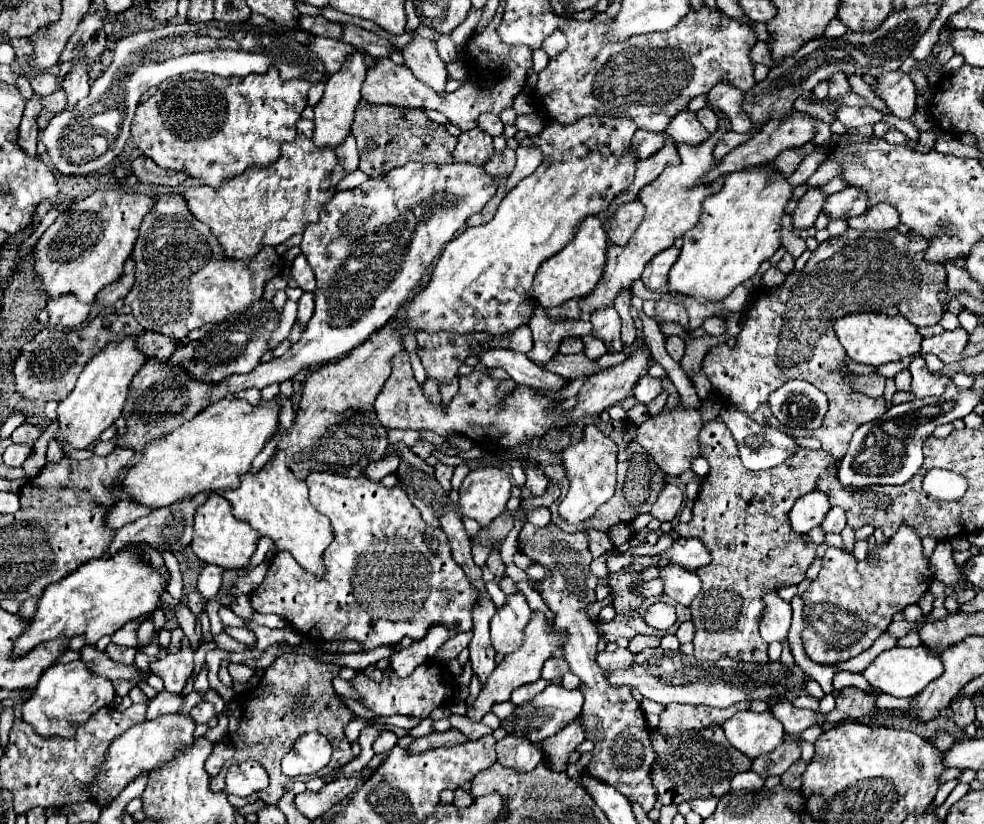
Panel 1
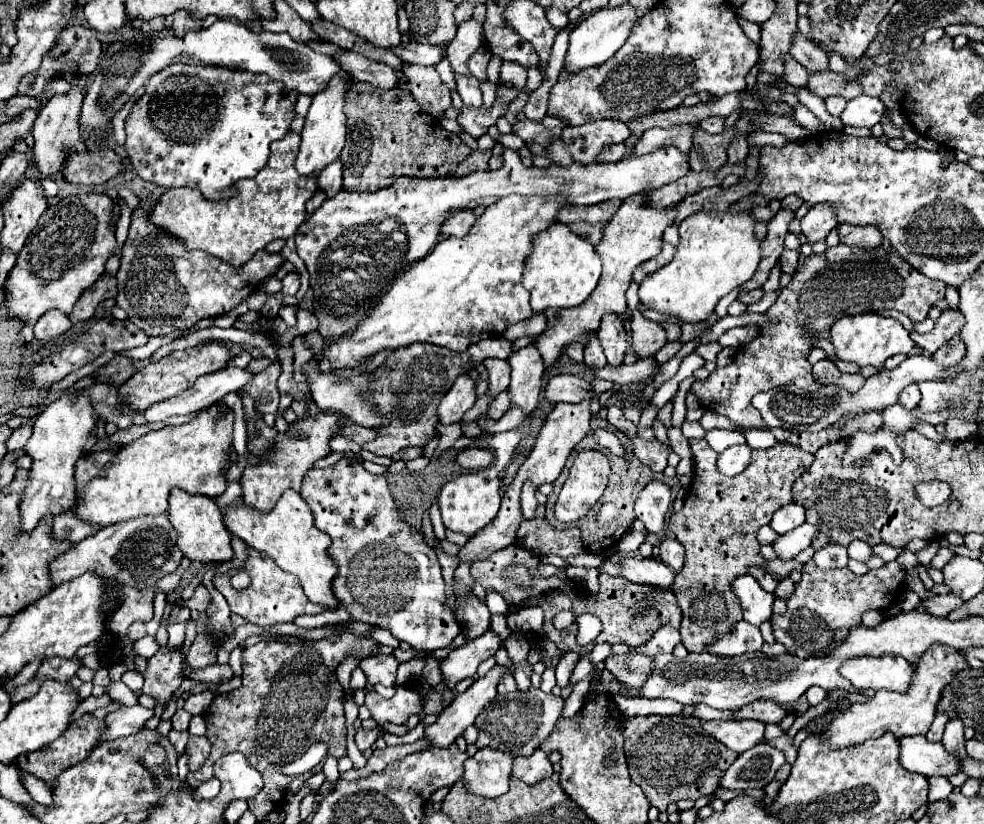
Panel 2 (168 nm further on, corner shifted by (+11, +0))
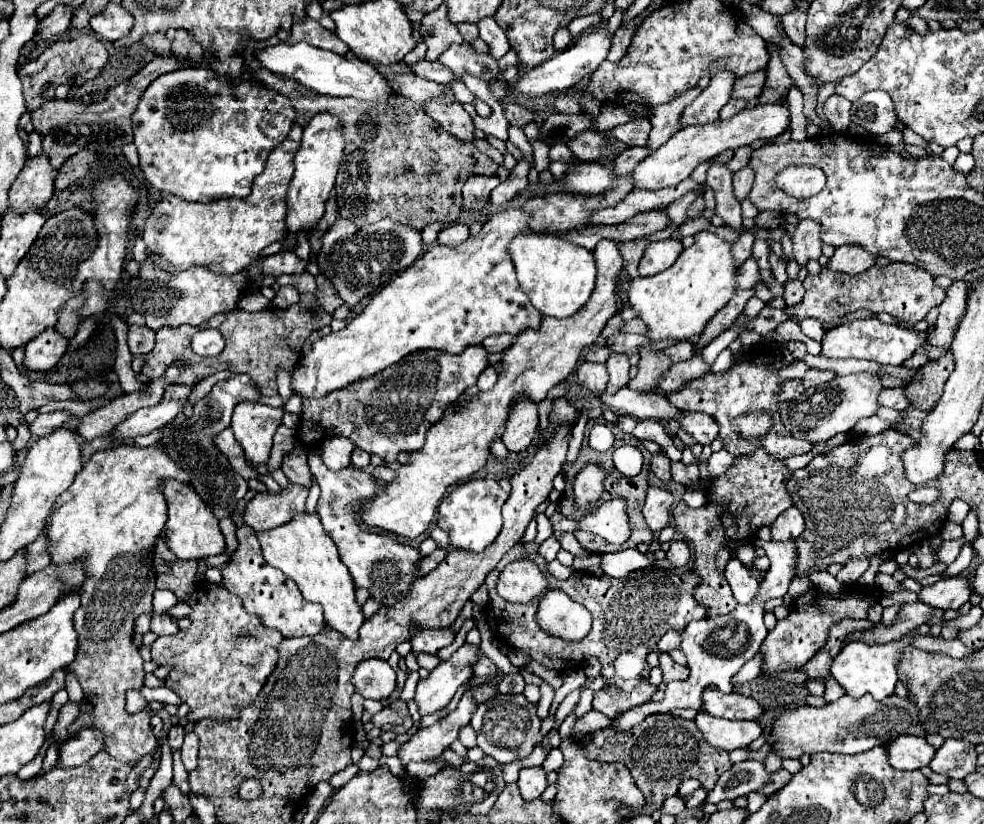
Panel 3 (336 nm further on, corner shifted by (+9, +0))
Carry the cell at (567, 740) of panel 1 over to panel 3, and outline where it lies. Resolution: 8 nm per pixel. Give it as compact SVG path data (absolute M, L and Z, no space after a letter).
M532 766L532 768L522 768L518 776L518 788L524 800L534 800L540 798L542 792L546 790L546 772L542 766Z

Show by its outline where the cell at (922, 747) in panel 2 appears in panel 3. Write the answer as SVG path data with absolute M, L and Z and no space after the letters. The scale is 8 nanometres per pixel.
M900 736L888 746L890 764L896 770L920 770L930 764L936 748L920 736Z

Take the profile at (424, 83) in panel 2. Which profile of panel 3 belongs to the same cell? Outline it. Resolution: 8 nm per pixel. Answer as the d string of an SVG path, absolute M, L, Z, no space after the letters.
M426 102L424 112L434 118L446 132L450 132L454 138L462 142L474 142L474 124L468 112L462 108L460 102Z

